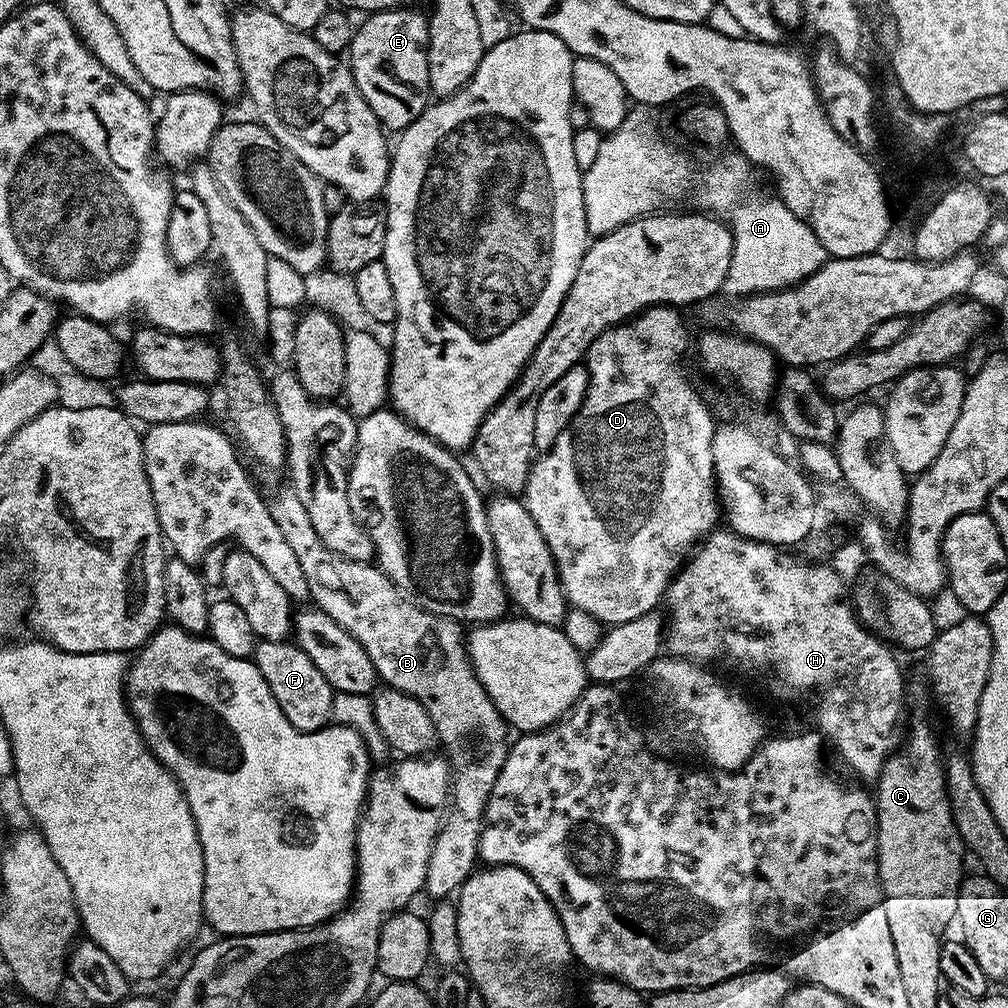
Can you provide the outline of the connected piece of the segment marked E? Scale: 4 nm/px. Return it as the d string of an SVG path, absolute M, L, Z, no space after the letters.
M411 6L387 8L384 12L373 12L364 25L357 27L352 34L350 67L352 77L370 110L380 120L385 129L403 130L408 128L424 113L430 103L428 86L428 16L415 12Z

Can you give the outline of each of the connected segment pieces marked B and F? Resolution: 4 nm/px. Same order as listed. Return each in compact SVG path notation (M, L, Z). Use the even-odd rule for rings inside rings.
M284 486L267 501L274 522L286 538L286 543L294 550L302 571L306 574L306 582L310 586L310 600L321 612L325 612L338 626L342 626L358 642L362 642L362 650L370 654L370 662L374 662L376 675L387 687L396 688L413 696L426 710L426 714L434 722L436 735L441 745L448 747L447 759L450 761L450 807L447 809L444 822L434 838L434 846L430 850L430 862L426 866L426 882L424 892L432 895L433 901L440 902L451 894L459 893L468 877L477 871L480 860L480 832L484 828L484 811L488 808L488 799L494 790L494 782L508 757L509 745L503 740L509 739L509 725L500 717L490 694L478 682L476 671L468 660L466 632L461 621L452 620L449 616L439 616L430 610L420 607L415 600L401 592L382 569L375 563L363 560L351 560L342 554L334 554L334 550L326 550L314 534L314 525L310 522L310 514L306 514L306 506L298 498L291 486Z
M260 640L250 659L258 666L262 678L266 678L266 686L270 686L270 694L274 694L274 702L278 702L282 714L290 718L290 726L299 732L316 732L328 727L334 689L322 678L322 670L310 662L299 644L288 640Z

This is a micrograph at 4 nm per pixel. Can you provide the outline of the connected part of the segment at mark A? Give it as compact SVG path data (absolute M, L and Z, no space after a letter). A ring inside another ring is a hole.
M648 106L629 107L622 126L605 135L594 166L582 173L589 237L604 236L626 222L655 213L661 207L660 200L684 200L692 195L697 209L719 214L732 229L734 254L722 289L723 295L728 295L725 297L781 292L783 288L802 283L828 261L829 254L822 242L818 242L814 230L810 230L810 226L779 198L763 196L756 189L757 173L745 156L732 150L729 156L699 172L691 158L679 152L660 133L652 112Z

